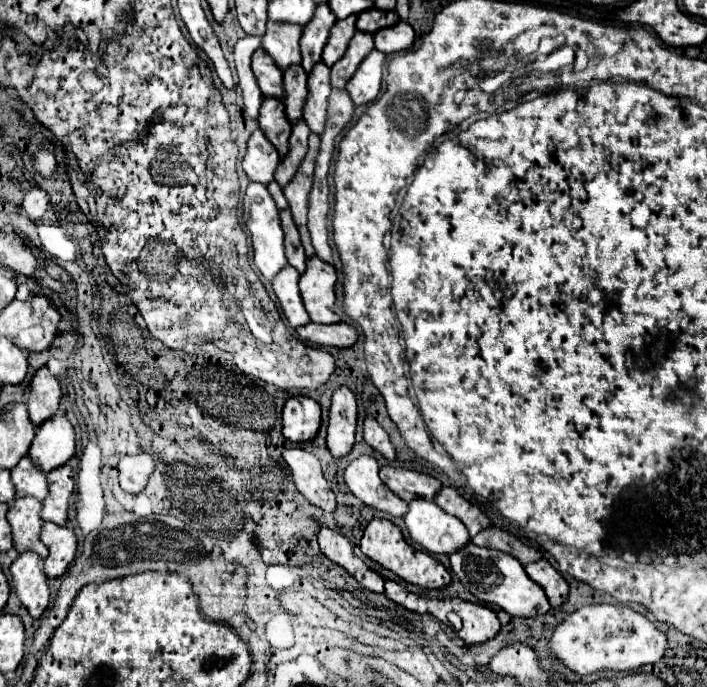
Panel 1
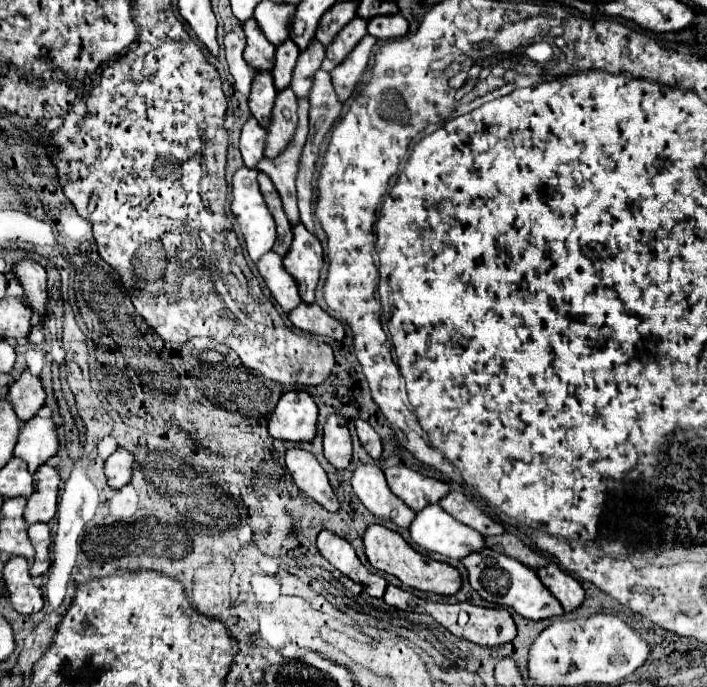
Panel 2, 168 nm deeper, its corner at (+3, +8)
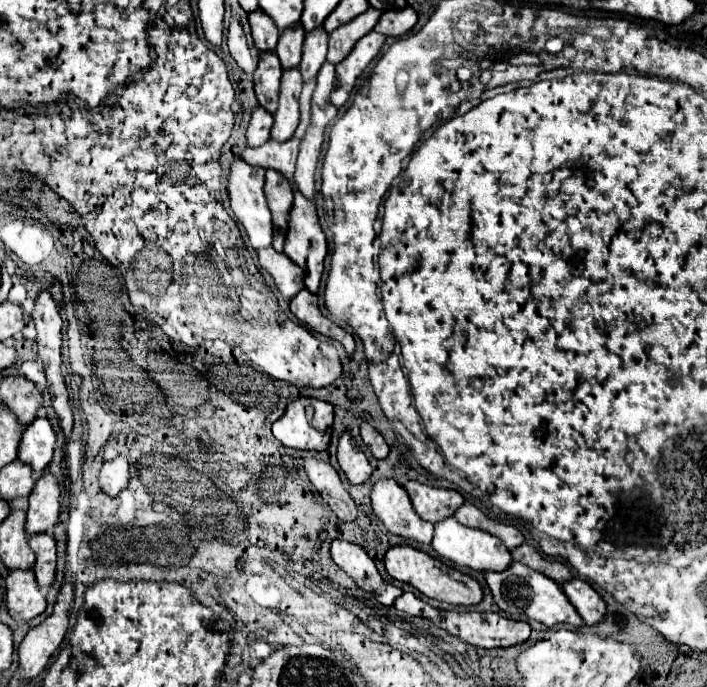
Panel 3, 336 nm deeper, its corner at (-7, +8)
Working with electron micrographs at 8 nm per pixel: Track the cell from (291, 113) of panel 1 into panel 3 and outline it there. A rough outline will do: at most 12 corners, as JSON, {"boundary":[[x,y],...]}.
{"boundary":[[301,23],[281,33],[277,57],[283,69],[301,63],[305,31]]}

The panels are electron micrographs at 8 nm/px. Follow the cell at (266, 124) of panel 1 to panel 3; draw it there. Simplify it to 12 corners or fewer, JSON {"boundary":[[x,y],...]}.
{"boundary":[[261,53],[255,71],[259,105],[275,113],[281,63],[275,53]]}

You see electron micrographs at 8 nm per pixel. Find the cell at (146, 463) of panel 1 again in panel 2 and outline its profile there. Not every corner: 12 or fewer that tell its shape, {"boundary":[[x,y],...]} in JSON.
{"boundary":[[117,449],[105,465],[109,487],[121,489],[133,475],[133,453]]}

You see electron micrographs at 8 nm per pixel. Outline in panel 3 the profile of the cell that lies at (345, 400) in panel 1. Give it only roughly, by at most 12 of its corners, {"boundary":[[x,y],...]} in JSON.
{"boundary":[[349,431],[339,437],[337,461],[355,485],[371,465]]}

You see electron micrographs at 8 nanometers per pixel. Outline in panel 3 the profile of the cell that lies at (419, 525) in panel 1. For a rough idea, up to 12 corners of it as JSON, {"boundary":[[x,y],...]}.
{"boundary":[[435,523],[431,547],[475,571],[511,563],[499,537],[461,525]]}

